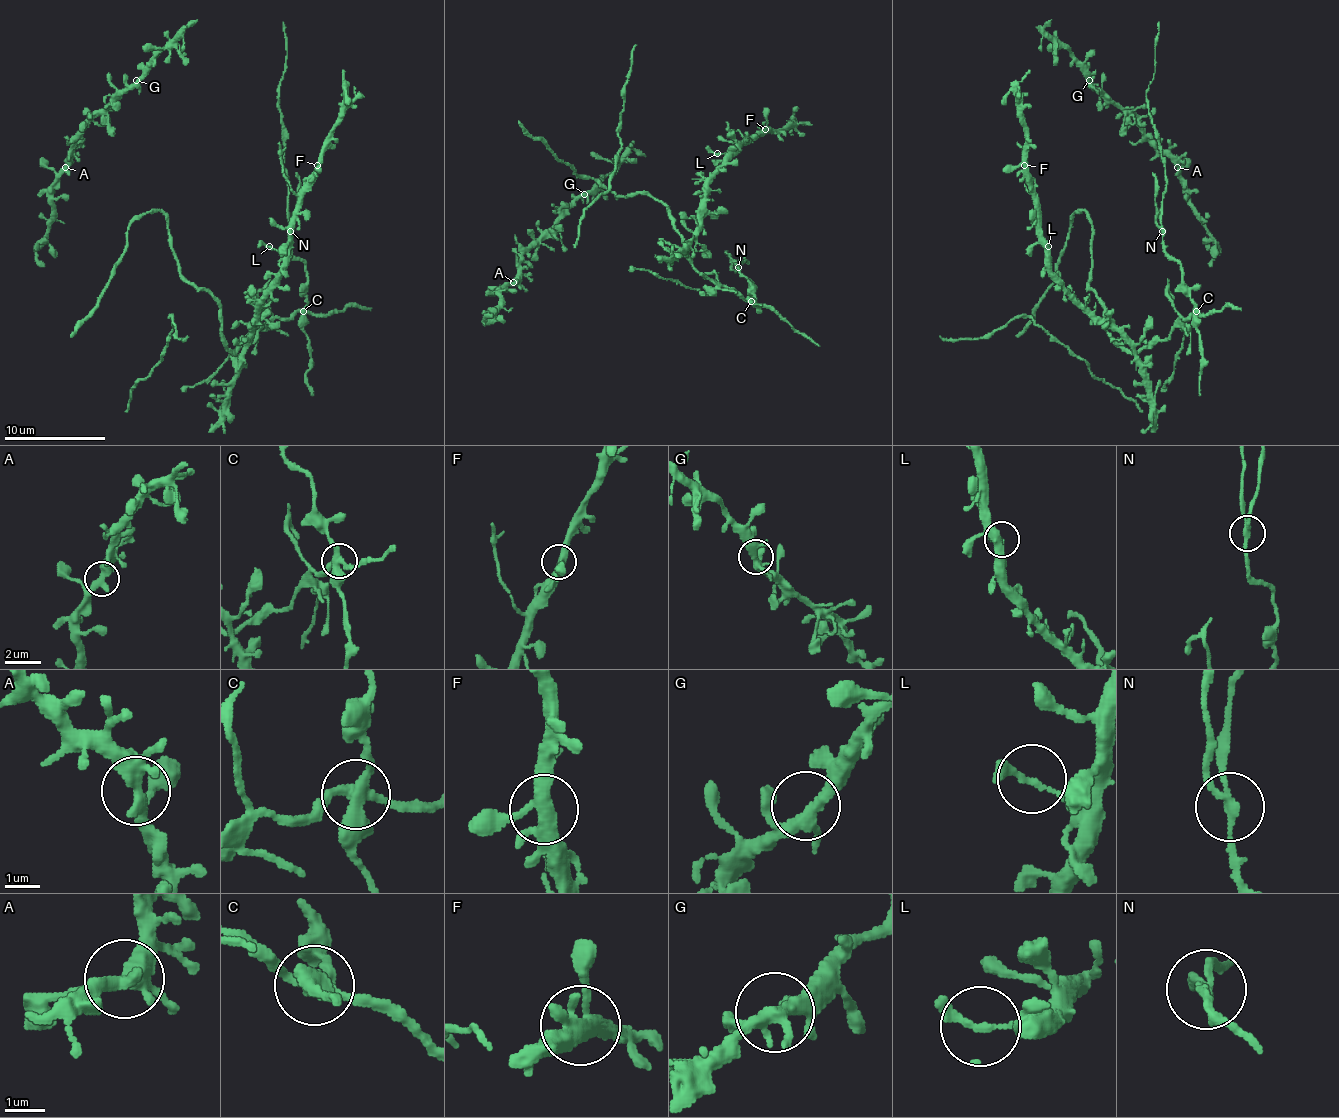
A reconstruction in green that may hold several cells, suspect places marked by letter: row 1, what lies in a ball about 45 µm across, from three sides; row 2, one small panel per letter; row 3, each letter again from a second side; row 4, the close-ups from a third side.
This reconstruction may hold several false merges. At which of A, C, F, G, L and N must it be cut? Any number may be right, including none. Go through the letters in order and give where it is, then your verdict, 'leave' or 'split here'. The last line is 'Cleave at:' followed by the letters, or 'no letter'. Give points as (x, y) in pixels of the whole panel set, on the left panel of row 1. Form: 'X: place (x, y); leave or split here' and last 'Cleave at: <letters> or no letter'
A: place (65, 167); leave
C: place (303, 311); split here
F: place (317, 165); leave
G: place (136, 80); leave
L: place (269, 246); leave
N: place (290, 231); split here
Cleave at: C, N

